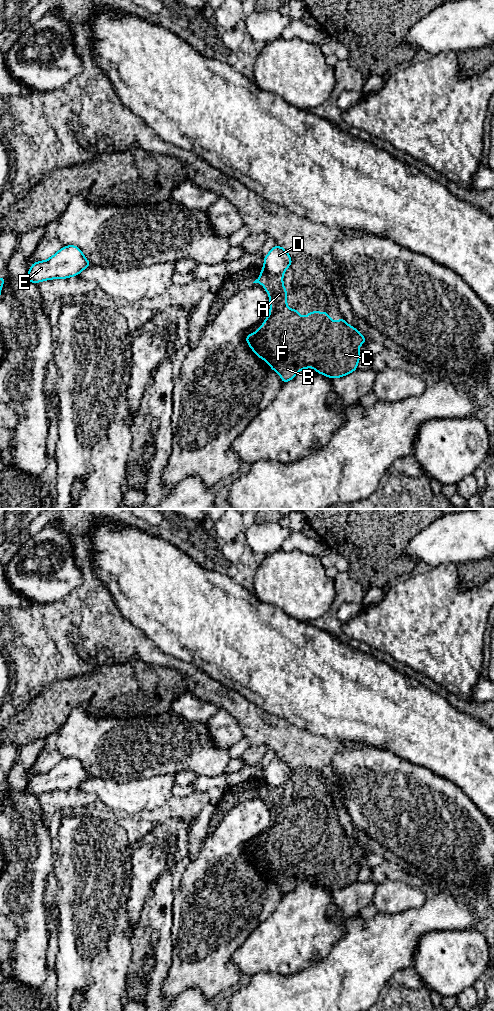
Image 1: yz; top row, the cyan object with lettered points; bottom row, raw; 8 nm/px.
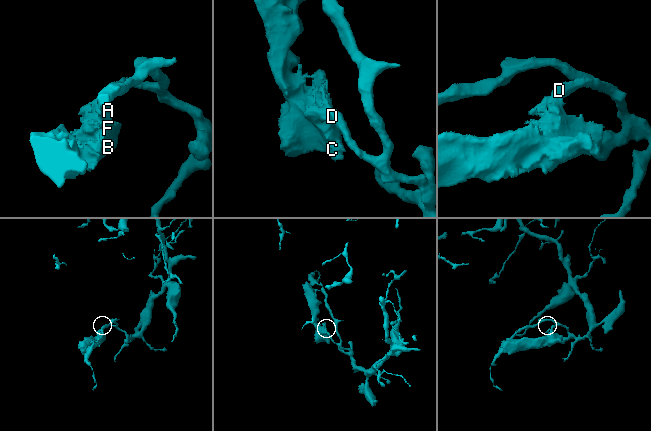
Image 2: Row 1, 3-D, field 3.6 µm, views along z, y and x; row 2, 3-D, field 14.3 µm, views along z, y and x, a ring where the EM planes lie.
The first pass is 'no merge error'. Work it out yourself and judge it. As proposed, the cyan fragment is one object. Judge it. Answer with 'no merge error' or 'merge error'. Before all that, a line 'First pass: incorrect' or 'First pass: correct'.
First pass: incorrect
merge error

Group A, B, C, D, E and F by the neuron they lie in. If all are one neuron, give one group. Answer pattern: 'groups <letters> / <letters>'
groups A B C F / D E

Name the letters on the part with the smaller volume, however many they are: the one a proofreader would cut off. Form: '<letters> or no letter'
A, B, C, F

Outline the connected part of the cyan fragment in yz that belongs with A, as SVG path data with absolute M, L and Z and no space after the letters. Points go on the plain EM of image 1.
M261 782L260 789L253 795L262 796L267 803L270 825L263 837L254 846L249 845L245 852L255 866L281 888L283 896L292 892L299 883L310 879L331 891L357 882L362 868L359 858L367 853L357 841L347 836L342 829L334 835L328 824L312 823L306 829L300 829L300 822L288 821L283 786L274 787Z

